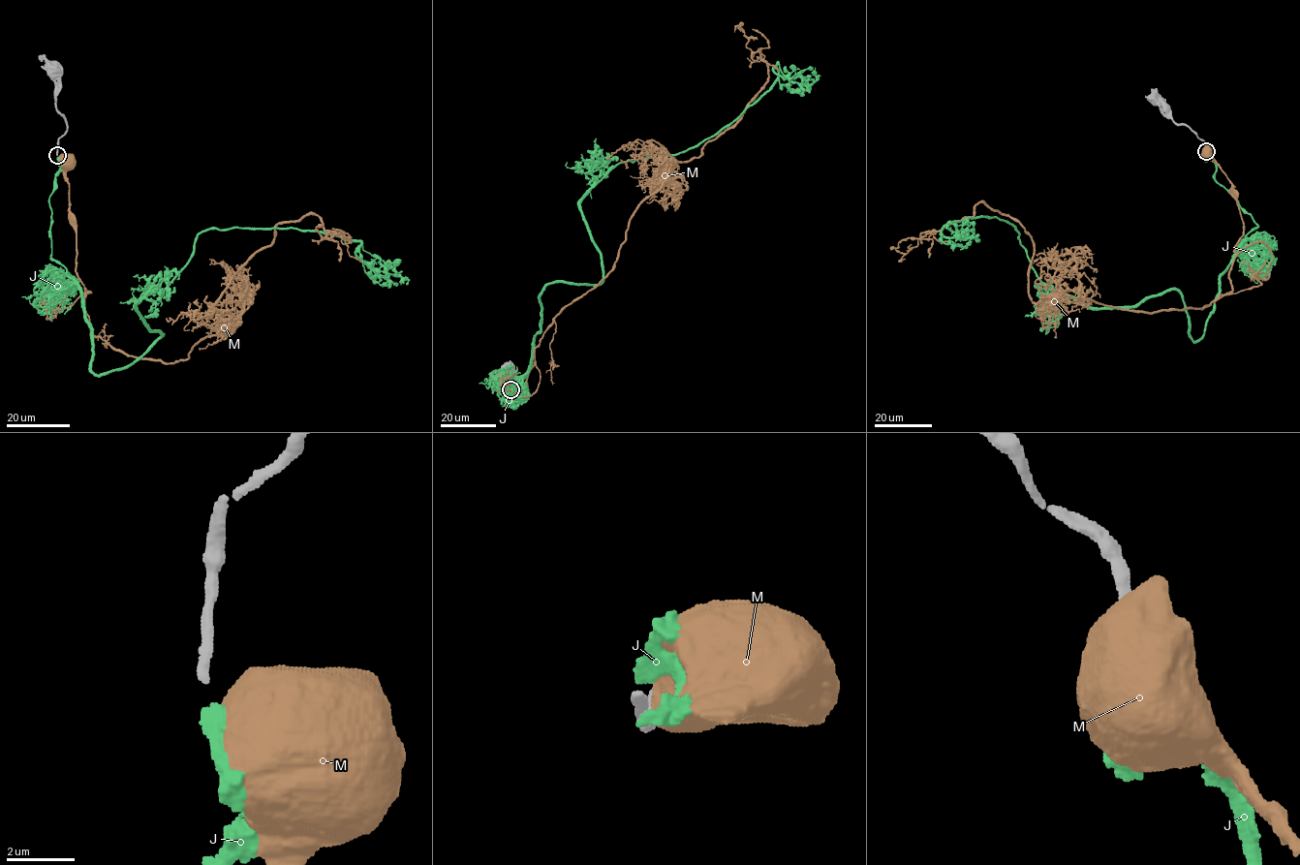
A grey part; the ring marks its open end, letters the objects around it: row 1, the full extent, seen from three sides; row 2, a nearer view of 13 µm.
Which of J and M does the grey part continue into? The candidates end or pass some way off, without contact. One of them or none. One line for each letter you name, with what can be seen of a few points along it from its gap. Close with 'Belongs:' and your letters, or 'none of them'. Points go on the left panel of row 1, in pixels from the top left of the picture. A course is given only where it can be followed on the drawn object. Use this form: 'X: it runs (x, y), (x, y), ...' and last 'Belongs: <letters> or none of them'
J: it runs (57, 157), (51, 260), (99, 375), (162, 336), (139, 300), (202, 231), (317, 231), (404, 283)
Belongs: J

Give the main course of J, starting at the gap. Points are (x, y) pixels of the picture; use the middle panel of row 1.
J: (510, 388), (546, 286), (603, 280), (581, 197), (728, 127), (775, 68), (812, 84), (815, 68)

